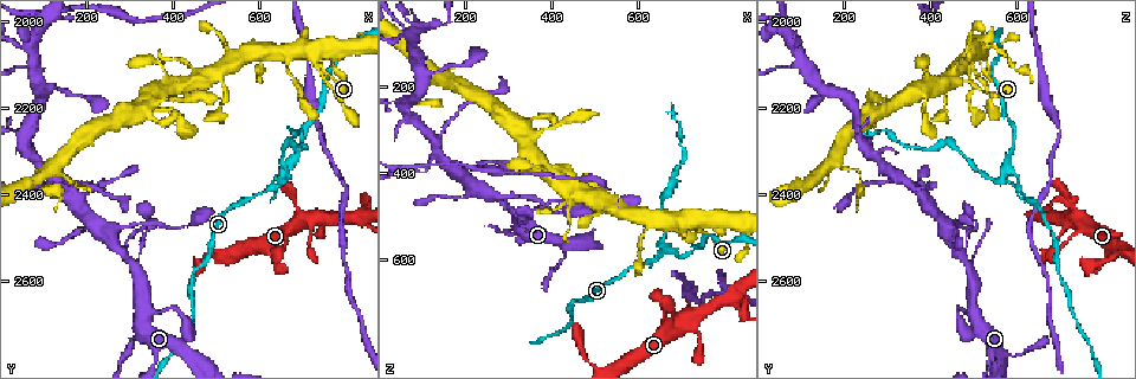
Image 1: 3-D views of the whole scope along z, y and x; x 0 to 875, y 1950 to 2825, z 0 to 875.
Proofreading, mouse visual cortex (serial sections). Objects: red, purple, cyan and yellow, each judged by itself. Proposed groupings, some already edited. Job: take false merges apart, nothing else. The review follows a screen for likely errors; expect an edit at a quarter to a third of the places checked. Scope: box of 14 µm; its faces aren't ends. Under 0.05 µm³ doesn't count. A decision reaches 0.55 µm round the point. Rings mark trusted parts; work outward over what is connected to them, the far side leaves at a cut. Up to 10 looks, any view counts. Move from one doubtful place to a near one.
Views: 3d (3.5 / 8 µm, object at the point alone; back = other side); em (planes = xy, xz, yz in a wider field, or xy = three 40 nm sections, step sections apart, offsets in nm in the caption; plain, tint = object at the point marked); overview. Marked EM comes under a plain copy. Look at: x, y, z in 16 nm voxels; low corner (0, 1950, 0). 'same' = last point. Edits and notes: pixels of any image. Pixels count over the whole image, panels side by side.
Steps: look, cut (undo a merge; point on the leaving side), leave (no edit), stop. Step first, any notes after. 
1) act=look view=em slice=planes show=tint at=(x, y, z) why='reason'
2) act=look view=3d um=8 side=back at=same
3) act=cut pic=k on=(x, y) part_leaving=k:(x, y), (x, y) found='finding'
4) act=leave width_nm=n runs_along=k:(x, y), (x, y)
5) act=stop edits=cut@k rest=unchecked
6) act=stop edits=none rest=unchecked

act=look view=3d um=3.5 at=(655, 2370, 575) why='three-way junction'

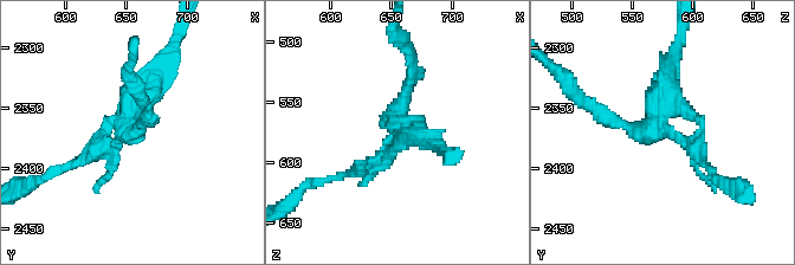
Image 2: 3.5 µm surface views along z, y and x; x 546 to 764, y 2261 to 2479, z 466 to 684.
act=look view=em slice=xy step=1 show=tint at=(656, 2364, 576) arms=3 arm_widths_nm=150,200,300

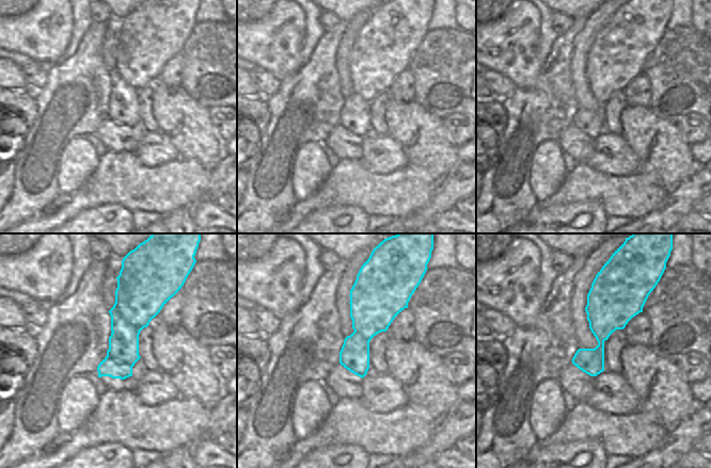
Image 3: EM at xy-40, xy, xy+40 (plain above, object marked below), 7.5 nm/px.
act=cut pic=2 on=(605, 114) width_nm=220 found='two cells meet here'

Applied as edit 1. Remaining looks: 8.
act=look view=3d um=3.5 at=(135, 2360, 325) why='three-way junction'

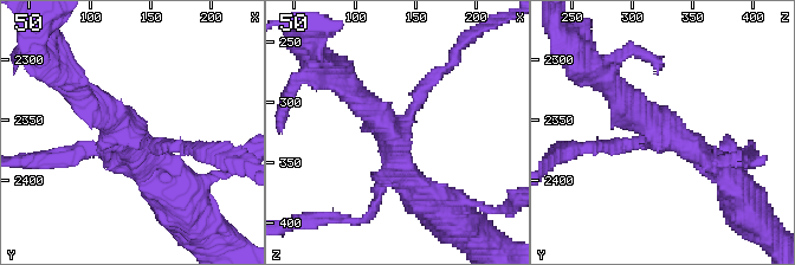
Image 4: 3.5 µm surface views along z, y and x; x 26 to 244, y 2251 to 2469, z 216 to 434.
act=look view=em slice=xy step=2 show=tint at=(132, 2358, 326)

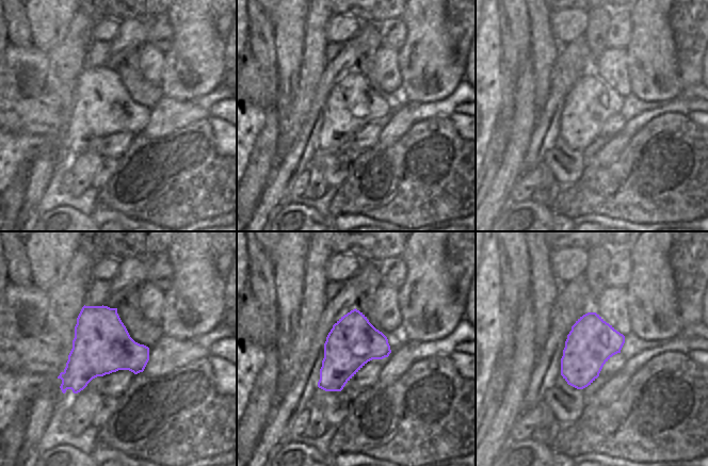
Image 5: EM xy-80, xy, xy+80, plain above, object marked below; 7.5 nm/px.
act=look view=em slice=xy step=5 show=tint at=same

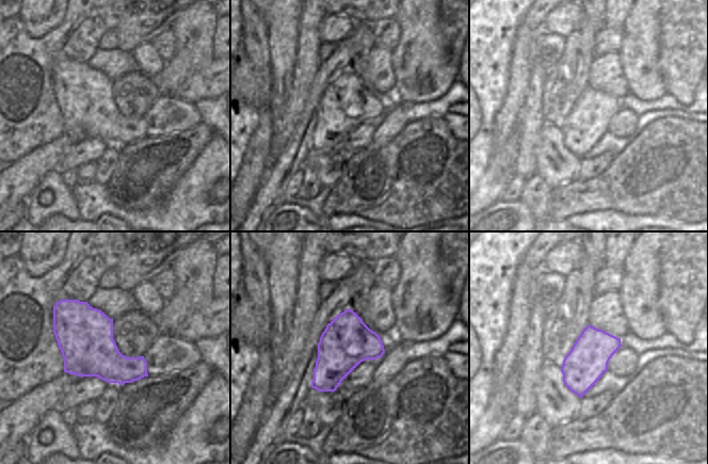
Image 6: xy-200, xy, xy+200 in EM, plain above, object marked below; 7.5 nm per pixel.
act=leave arm_widths_nm=200,300,350 found='all the same cell'

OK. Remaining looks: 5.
act=look view=3d um=8 at=(50, 2265, 235) why='abrupt turn'

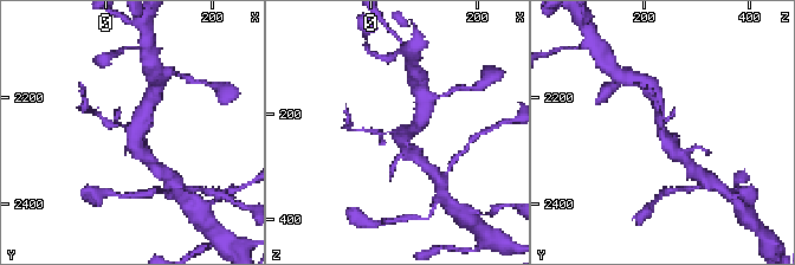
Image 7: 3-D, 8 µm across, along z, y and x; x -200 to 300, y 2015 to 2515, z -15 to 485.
act=look view=3d um=3.5 at=(55, 2260, 240) why='zoom in'

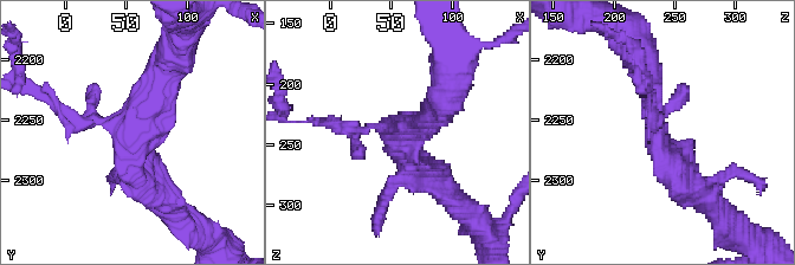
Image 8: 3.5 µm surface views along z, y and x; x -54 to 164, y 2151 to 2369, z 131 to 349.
act=look view=em slice=xy step=2 show=tint at=(56, 2262, 236)

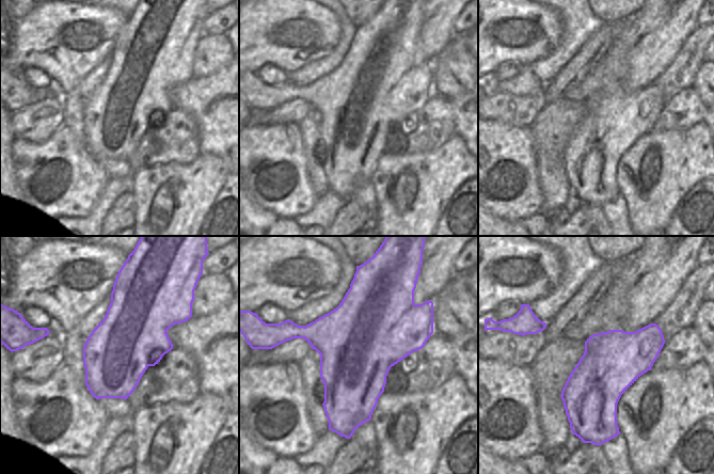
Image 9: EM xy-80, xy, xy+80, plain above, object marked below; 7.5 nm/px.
act=cut pic=8 on=(684, 90) found='two cells meet here'

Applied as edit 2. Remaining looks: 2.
act=stop edits=cut@2,cut@8 rest=unchecked

